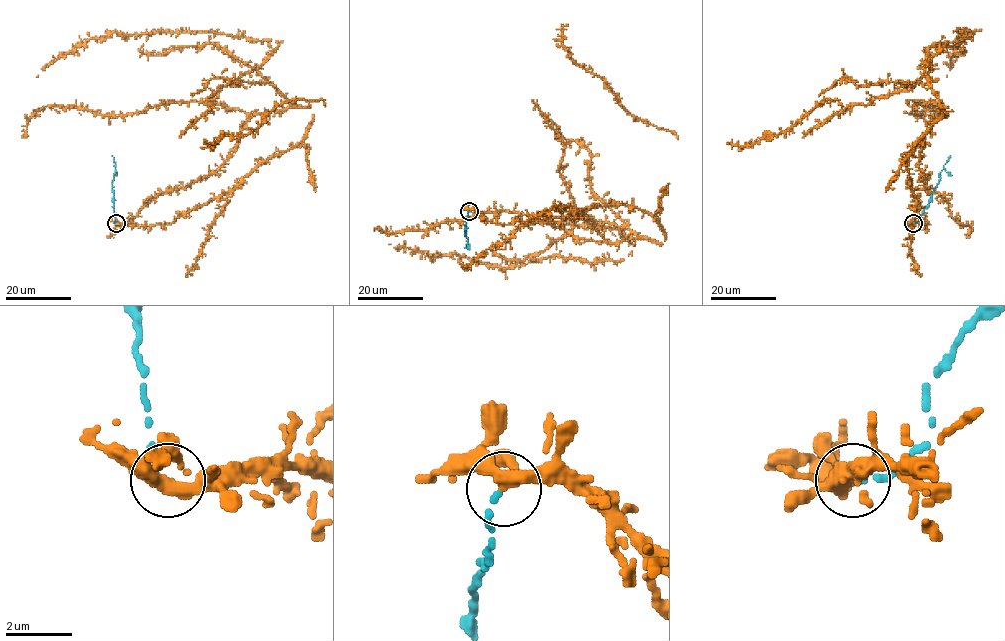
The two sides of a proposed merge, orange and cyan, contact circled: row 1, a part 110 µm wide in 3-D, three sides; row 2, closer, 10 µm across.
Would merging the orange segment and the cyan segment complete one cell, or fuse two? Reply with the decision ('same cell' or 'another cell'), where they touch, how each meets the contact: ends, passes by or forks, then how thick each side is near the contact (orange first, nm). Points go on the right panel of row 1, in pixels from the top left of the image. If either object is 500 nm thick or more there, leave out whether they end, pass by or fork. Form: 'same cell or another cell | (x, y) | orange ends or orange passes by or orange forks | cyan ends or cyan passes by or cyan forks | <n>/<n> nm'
another cell | (913, 223) | orange passes by | cyan ends | 360/140 nm

